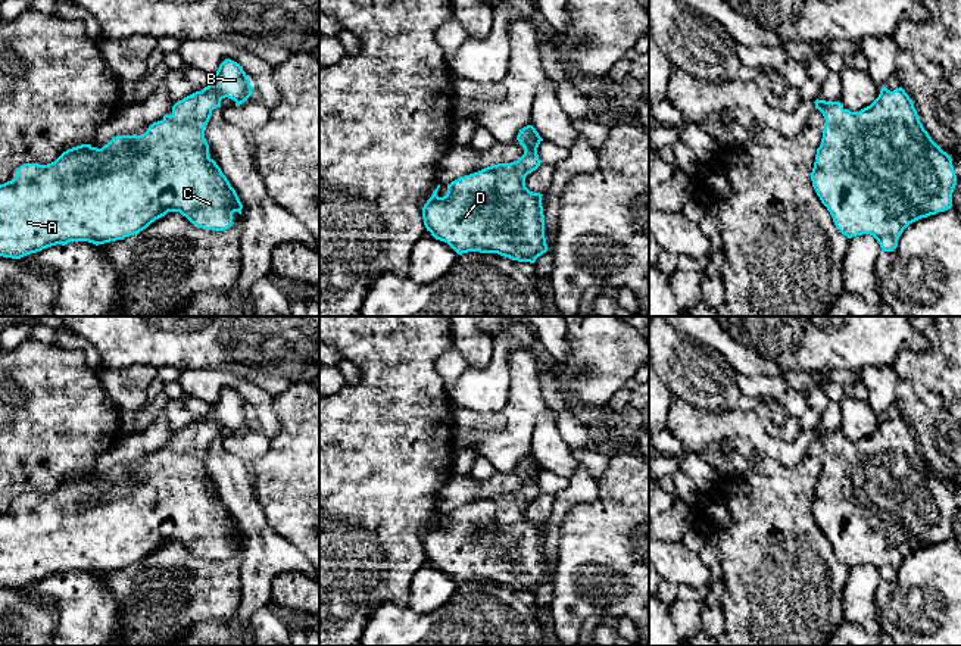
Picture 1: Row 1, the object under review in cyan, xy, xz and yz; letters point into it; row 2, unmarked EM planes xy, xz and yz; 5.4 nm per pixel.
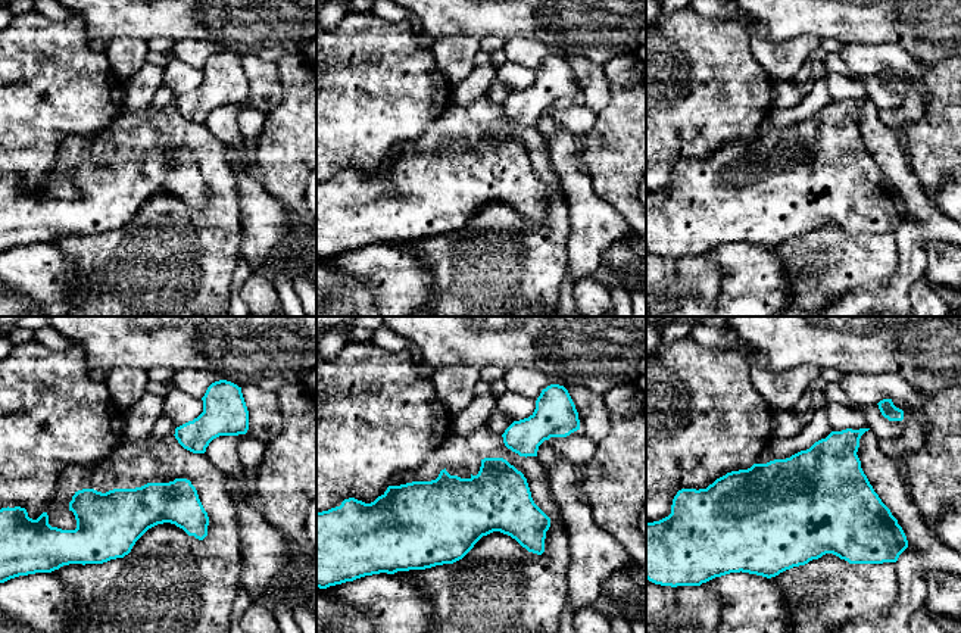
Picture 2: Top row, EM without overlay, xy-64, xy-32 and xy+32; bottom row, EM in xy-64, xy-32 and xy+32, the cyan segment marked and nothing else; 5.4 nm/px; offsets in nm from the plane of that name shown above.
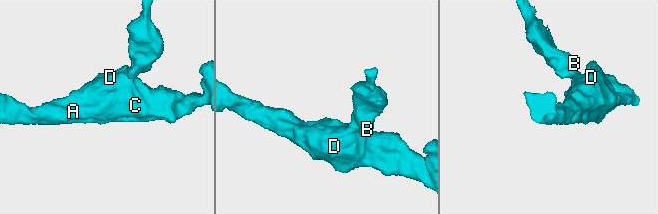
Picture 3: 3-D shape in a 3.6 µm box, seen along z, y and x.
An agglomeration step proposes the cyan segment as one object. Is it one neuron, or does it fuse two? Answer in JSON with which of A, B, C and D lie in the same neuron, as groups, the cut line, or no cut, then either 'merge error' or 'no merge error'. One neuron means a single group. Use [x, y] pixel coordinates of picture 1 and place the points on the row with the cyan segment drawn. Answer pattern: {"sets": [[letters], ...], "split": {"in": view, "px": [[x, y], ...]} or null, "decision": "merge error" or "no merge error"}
{"sets": [["A", "B", "C", "D"]], "split": null, "decision": "no merge error"}

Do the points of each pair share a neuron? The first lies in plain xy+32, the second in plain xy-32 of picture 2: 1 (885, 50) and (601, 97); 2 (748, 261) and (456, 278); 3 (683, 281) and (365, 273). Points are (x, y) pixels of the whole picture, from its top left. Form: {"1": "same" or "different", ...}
{"1": "same", "2": "different", "3": "different"}

